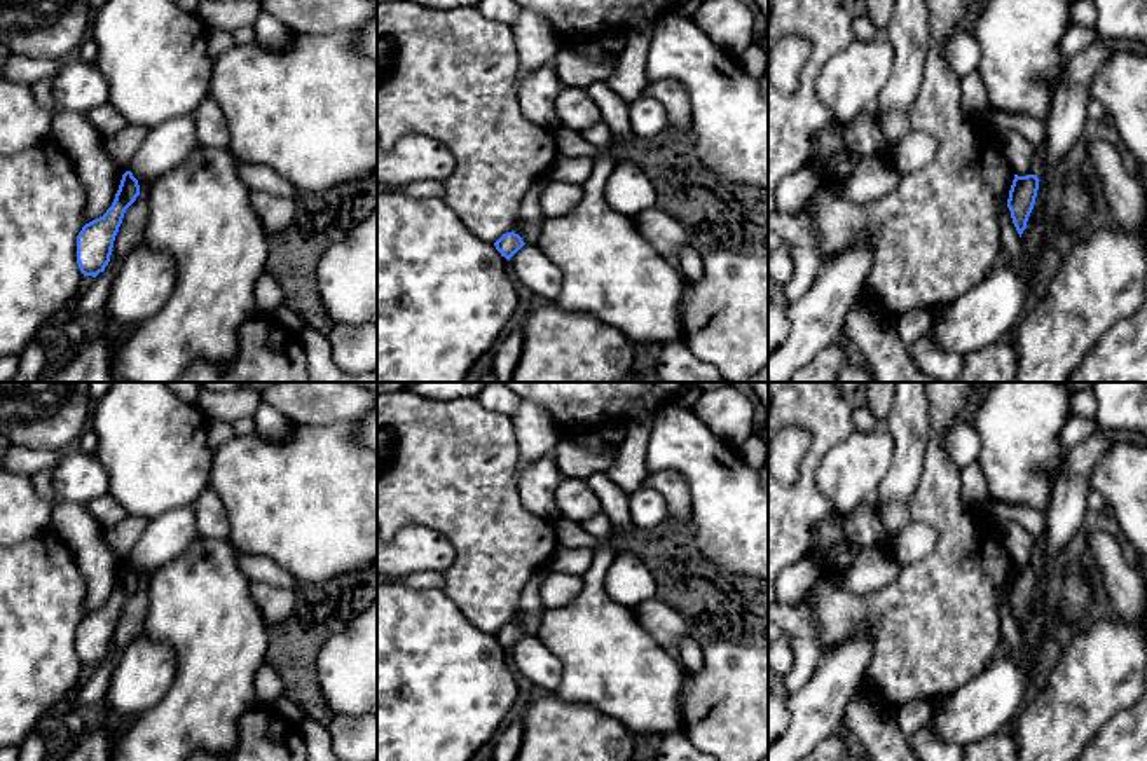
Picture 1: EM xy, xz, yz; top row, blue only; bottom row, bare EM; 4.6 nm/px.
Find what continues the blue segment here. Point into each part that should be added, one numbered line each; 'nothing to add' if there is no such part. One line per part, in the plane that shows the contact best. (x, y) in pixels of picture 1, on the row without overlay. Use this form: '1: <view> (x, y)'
nothing to add

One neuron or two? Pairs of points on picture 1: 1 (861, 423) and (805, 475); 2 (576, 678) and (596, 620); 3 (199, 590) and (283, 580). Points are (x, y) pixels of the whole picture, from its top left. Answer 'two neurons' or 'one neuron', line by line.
1: two neurons
2: one neuron
3: two neurons

